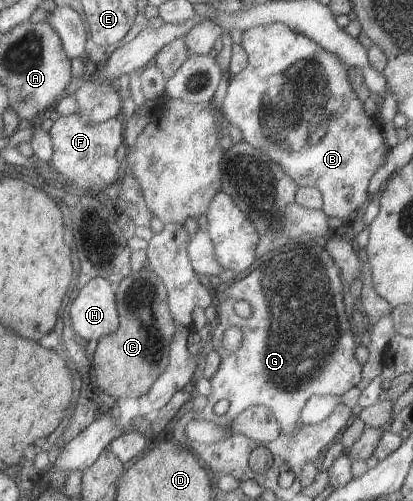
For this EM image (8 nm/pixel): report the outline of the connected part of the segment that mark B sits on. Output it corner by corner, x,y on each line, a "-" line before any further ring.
269,22
263,25
253,26
252,28
242,31
240,44
247,54
247,65
228,80
226,92
221,101
220,110
224,115
227,127
237,127
242,135
242,140
251,144
251,147
259,148
269,159
272,159
279,168
281,168
297,185
311,186
321,192
322,206
321,209
327,217
337,217
343,223
349,223
348,215
354,209
361,209
361,205
368,201
368,181
375,170
383,165
386,160
385,156
389,151
385,143
384,135
379,129
380,125
376,117
366,116
363,111
362,101
353,91
352,85
347,77
347,66
339,61
339,58
333,53
325,51
315,40
309,39
309,36
296,32
287,24
281,22

